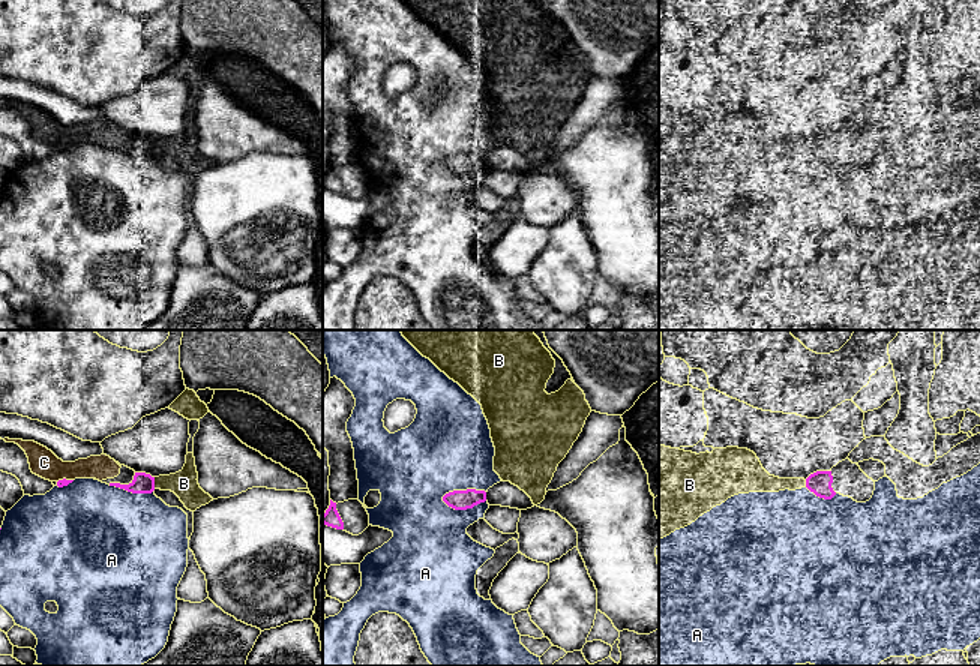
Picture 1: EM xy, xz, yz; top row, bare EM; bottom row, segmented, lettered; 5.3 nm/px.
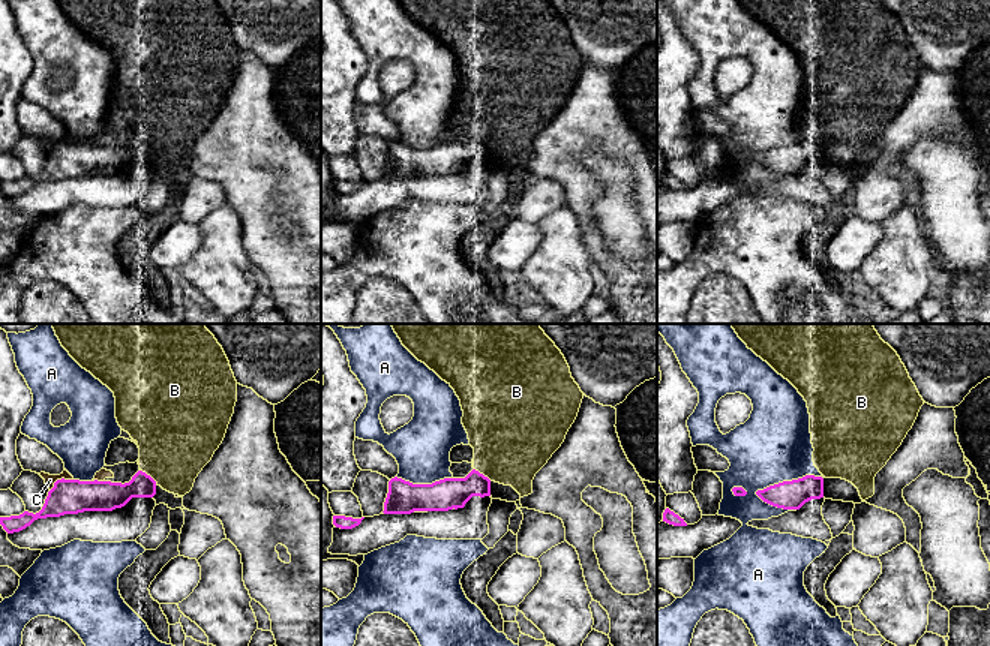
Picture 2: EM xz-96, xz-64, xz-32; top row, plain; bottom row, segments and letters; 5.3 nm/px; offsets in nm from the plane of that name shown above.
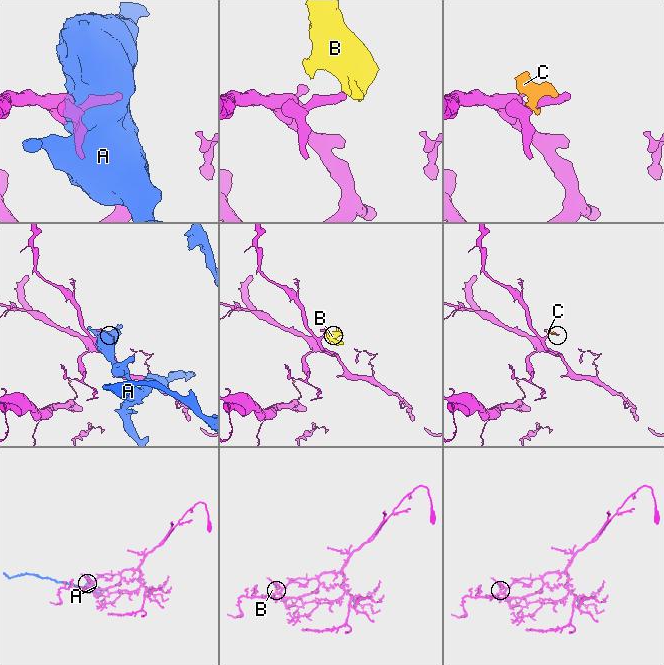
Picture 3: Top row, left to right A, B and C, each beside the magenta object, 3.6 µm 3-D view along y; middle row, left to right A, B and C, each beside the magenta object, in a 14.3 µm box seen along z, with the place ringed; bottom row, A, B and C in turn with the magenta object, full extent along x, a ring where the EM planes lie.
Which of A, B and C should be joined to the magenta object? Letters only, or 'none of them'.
none of them

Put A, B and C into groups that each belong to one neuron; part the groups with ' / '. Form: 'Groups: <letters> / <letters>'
Groups: A / B C

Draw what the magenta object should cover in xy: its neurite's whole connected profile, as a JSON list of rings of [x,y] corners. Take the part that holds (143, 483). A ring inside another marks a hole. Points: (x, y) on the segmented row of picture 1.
[[[135,472],[134,480],[129,484],[110,483],[132,494],[152,494],[155,490],[155,477],[146,472]]]

